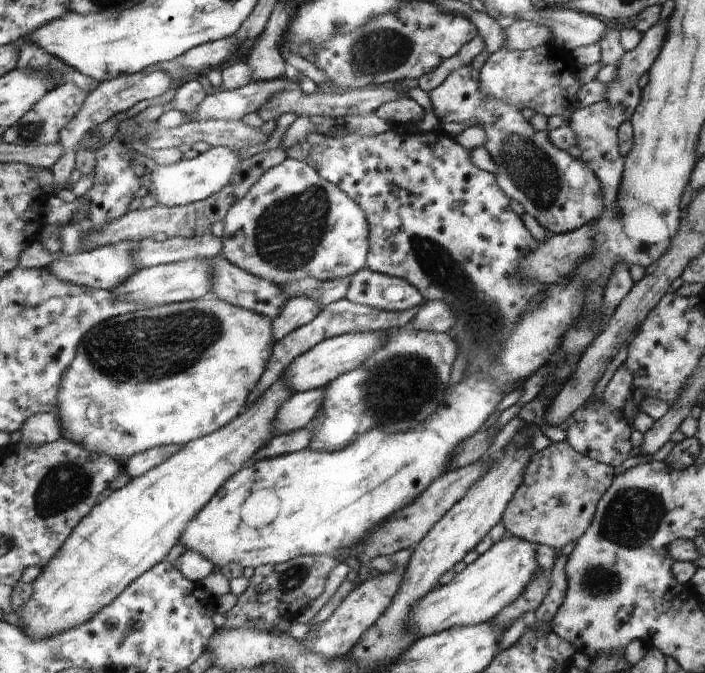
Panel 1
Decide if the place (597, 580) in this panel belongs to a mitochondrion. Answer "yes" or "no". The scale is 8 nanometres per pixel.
yes

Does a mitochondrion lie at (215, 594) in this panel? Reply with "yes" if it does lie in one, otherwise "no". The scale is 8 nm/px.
no

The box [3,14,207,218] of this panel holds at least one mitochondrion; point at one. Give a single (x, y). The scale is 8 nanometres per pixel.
(33, 129)

